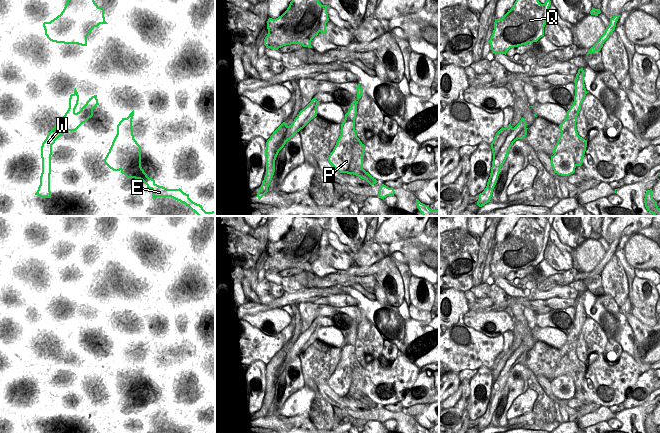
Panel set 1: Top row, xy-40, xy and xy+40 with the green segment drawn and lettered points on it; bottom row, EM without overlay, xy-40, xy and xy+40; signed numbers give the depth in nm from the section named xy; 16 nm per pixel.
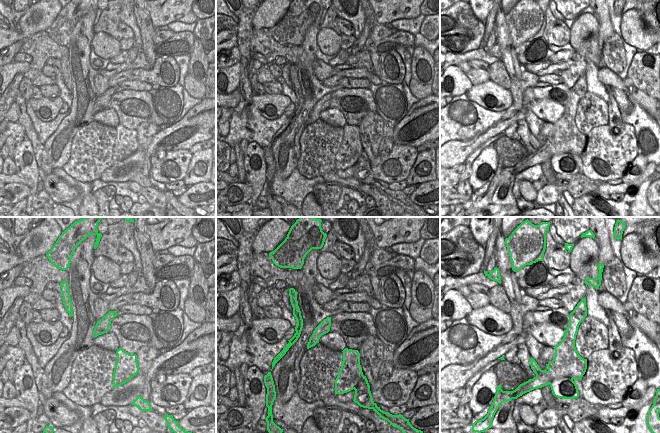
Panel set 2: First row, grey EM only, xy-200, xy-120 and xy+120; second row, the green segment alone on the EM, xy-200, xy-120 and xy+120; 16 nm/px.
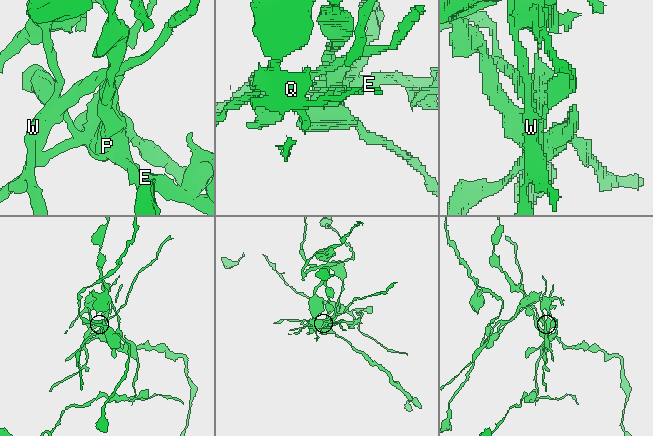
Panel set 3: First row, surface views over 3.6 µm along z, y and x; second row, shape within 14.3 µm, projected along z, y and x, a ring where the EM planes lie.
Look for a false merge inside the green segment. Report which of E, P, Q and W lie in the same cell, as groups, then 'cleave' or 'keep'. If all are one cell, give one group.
E Q W / P; cleave

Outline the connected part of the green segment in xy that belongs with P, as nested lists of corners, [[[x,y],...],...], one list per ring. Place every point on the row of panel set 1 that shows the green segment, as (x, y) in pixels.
[[[346,122],[341,126],[340,134],[333,151],[328,157],[328,162],[340,173],[347,173],[353,155],[351,136],[356,135],[355,122]]]

